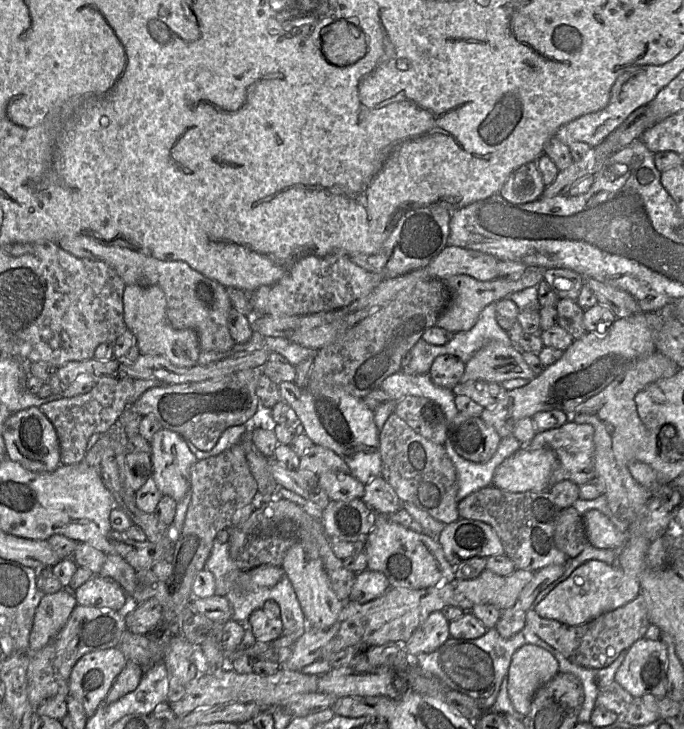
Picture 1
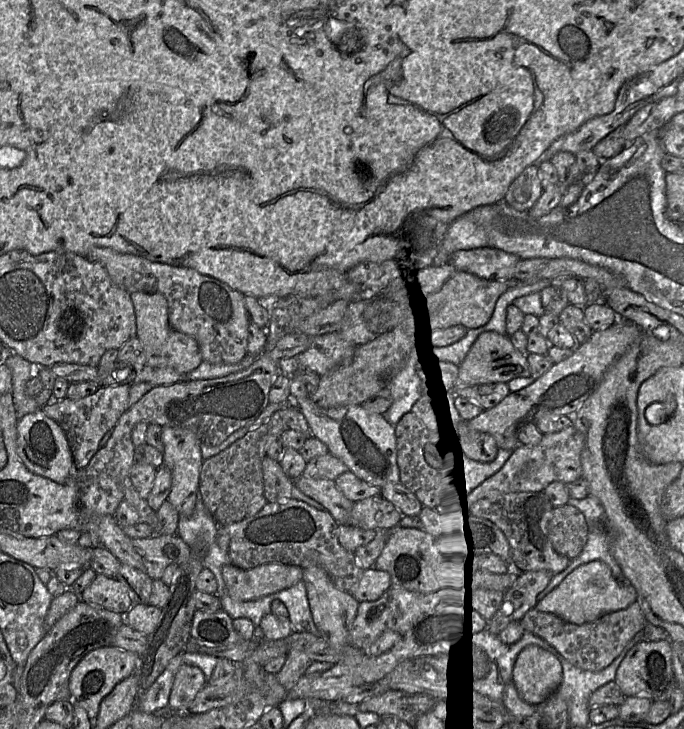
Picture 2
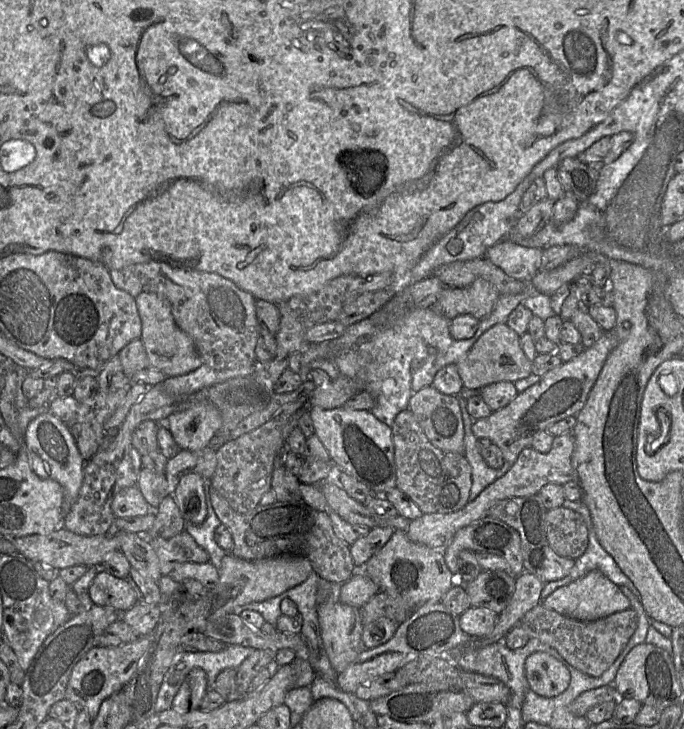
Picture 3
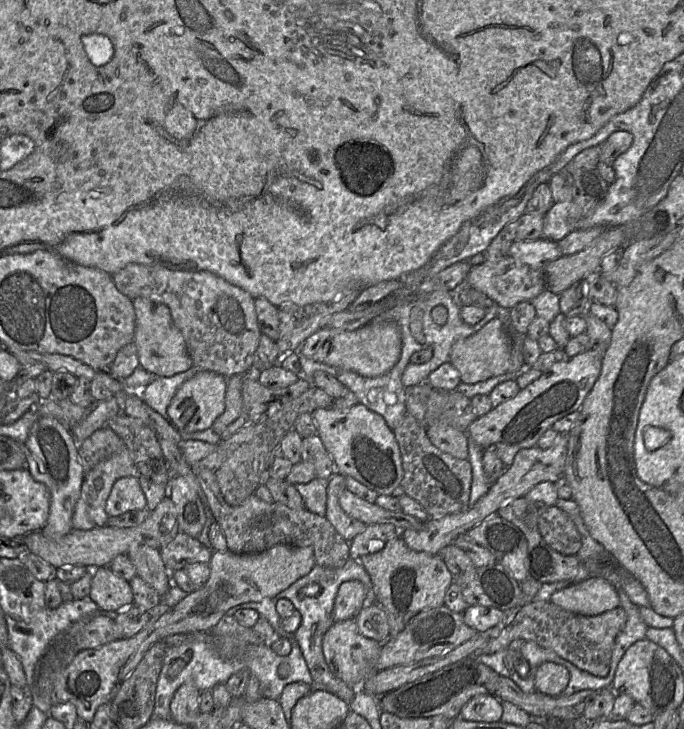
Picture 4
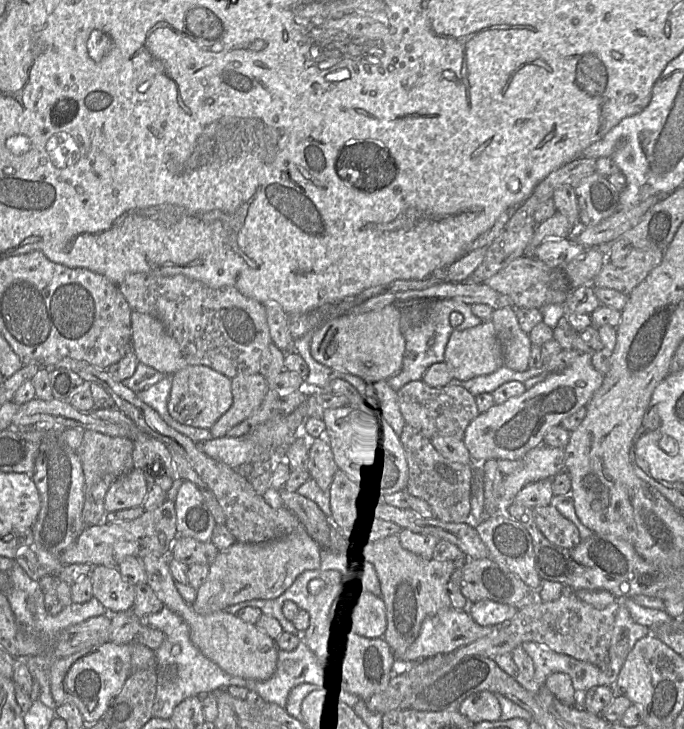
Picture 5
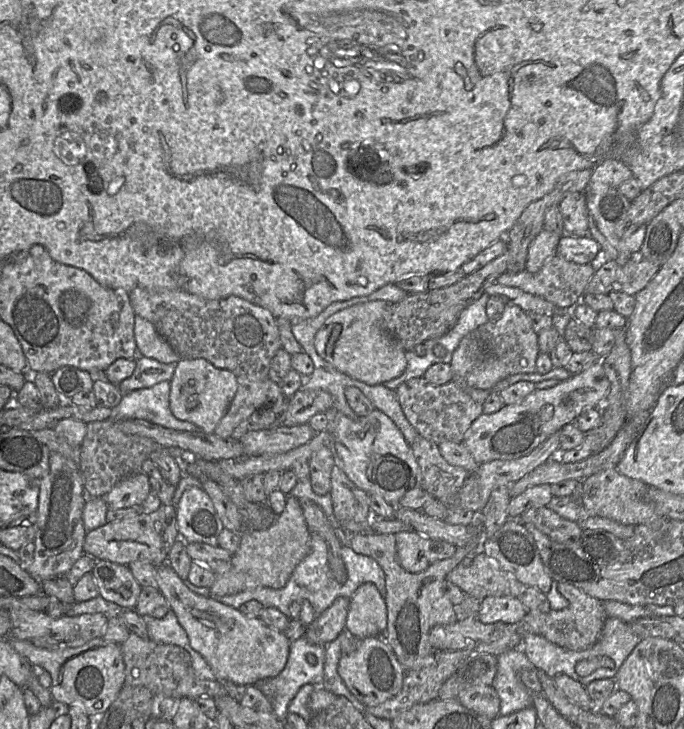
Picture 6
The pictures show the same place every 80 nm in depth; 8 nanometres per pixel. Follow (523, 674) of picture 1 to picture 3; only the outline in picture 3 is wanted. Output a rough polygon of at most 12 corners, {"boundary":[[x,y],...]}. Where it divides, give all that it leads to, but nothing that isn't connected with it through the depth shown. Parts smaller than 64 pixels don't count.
{"boundary":[[545,652],[526,659],[530,690],[547,698],[563,693],[568,669]]}

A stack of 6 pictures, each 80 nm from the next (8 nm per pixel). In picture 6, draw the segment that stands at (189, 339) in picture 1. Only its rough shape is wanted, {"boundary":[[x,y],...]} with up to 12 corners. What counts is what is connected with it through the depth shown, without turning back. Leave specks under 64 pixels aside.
{"boundary":[[135,315],[139,356],[161,363],[181,357],[155,326]]}

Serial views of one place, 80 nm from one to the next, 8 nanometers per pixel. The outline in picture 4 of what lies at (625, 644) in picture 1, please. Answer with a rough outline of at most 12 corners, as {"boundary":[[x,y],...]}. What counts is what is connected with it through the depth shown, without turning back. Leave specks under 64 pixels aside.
{"boundary":[[551,601],[520,607],[471,656],[523,639],[594,676],[610,670],[627,620],[619,606],[595,616]]}

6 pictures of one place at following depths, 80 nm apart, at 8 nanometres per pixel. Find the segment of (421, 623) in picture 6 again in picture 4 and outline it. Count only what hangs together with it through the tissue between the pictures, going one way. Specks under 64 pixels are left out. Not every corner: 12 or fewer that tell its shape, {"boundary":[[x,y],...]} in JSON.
{"boundary":[[400,533],[359,561],[390,637],[444,605],[453,575]]}

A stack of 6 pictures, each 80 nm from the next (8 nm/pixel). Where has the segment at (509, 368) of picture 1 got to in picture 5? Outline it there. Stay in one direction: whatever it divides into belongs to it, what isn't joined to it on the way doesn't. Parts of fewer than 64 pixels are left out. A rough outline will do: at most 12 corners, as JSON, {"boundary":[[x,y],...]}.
{"boundary":[[492,321],[454,330],[444,361],[455,381],[502,367]]}

